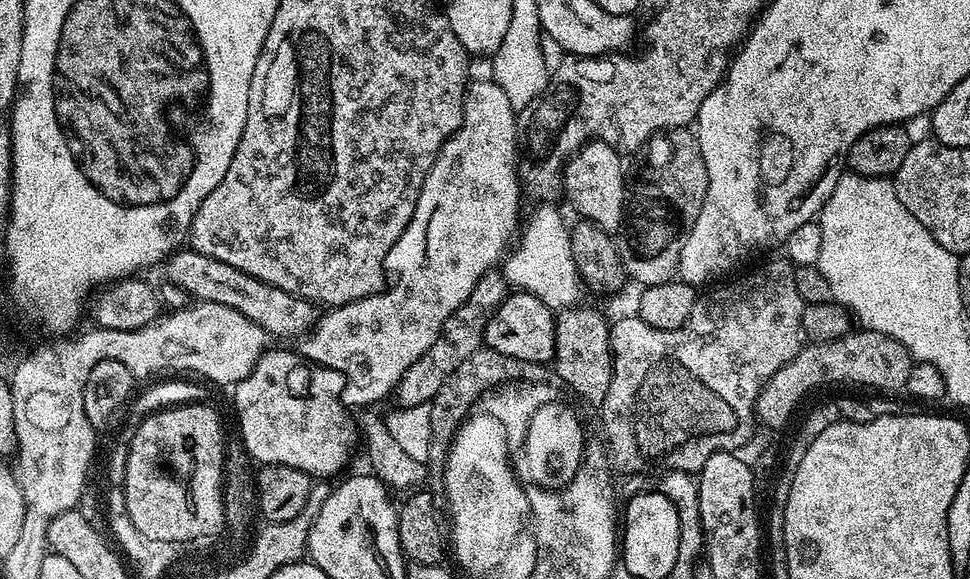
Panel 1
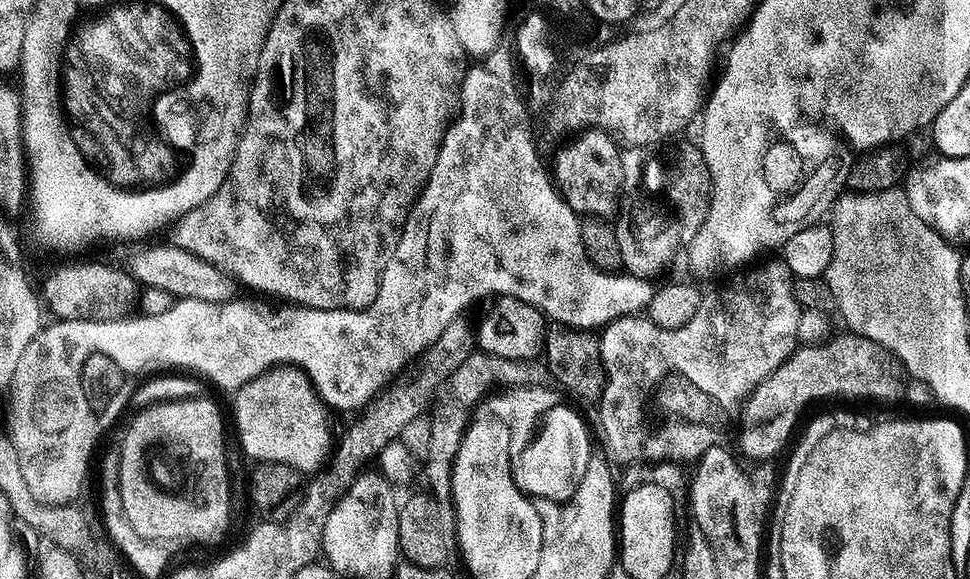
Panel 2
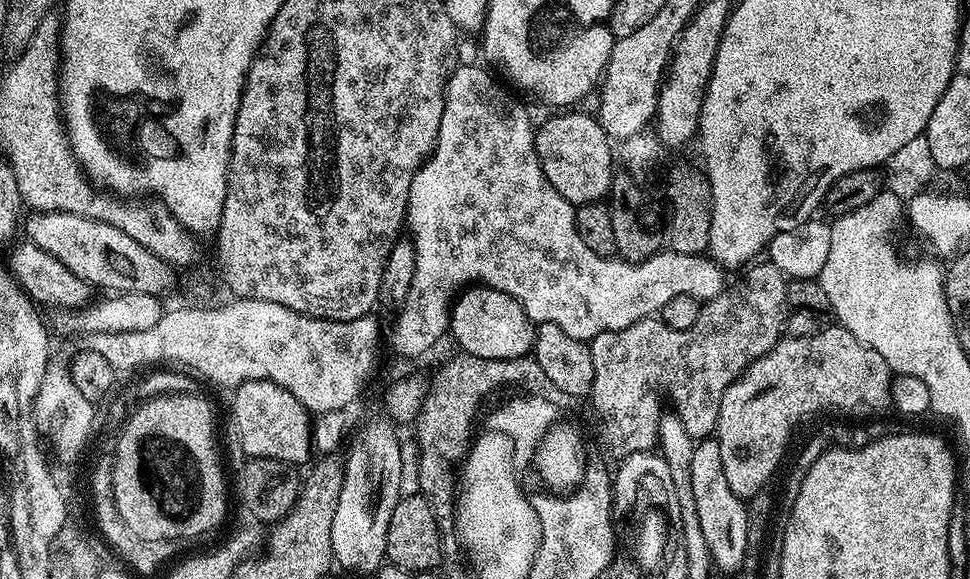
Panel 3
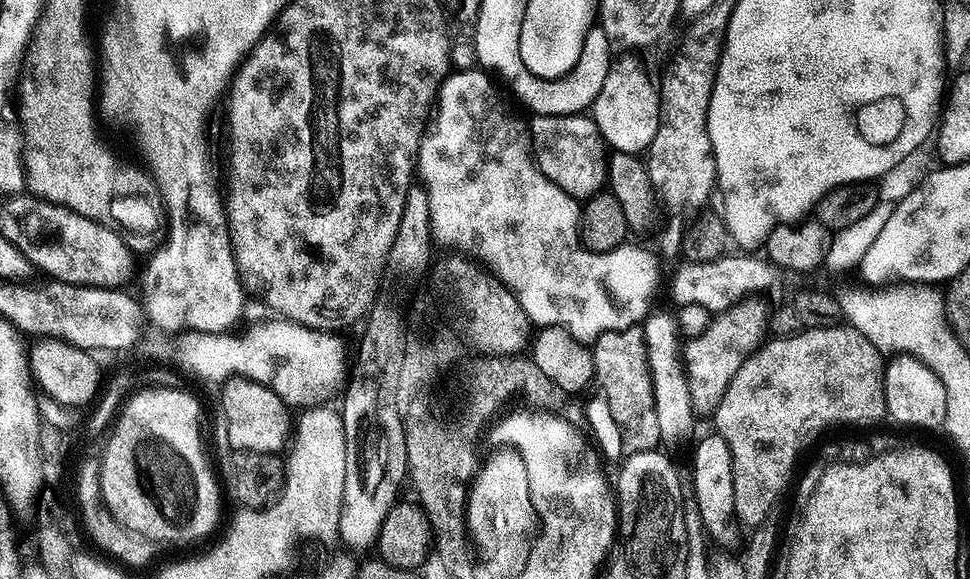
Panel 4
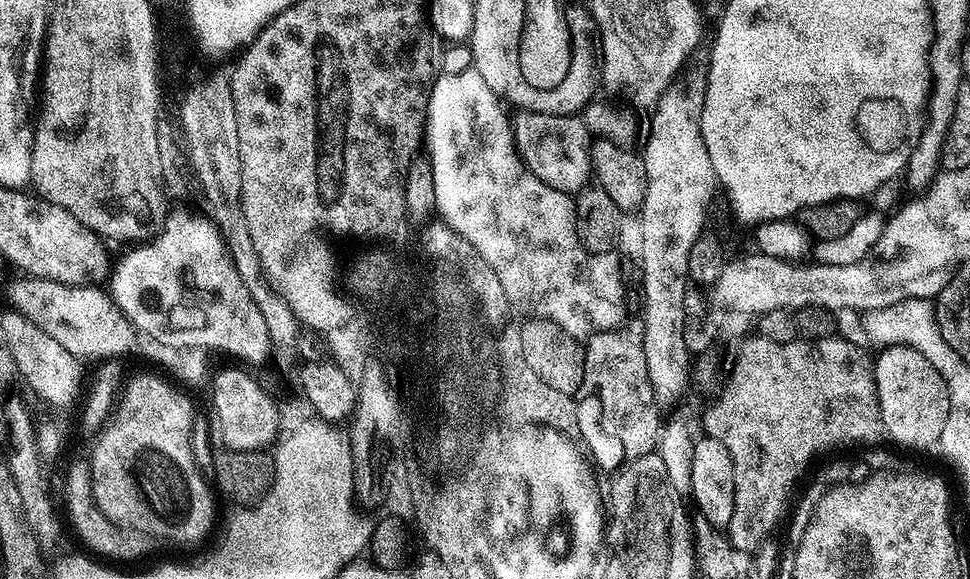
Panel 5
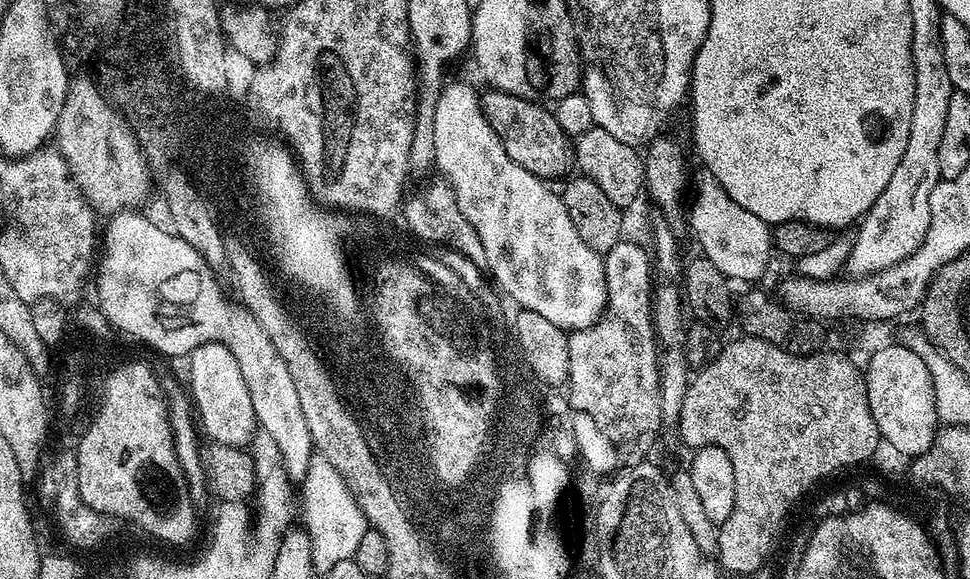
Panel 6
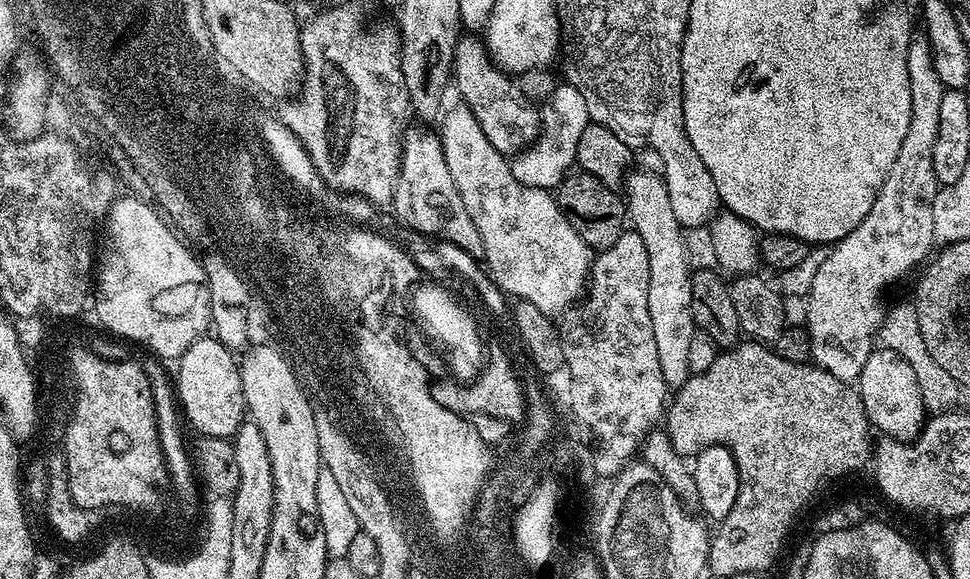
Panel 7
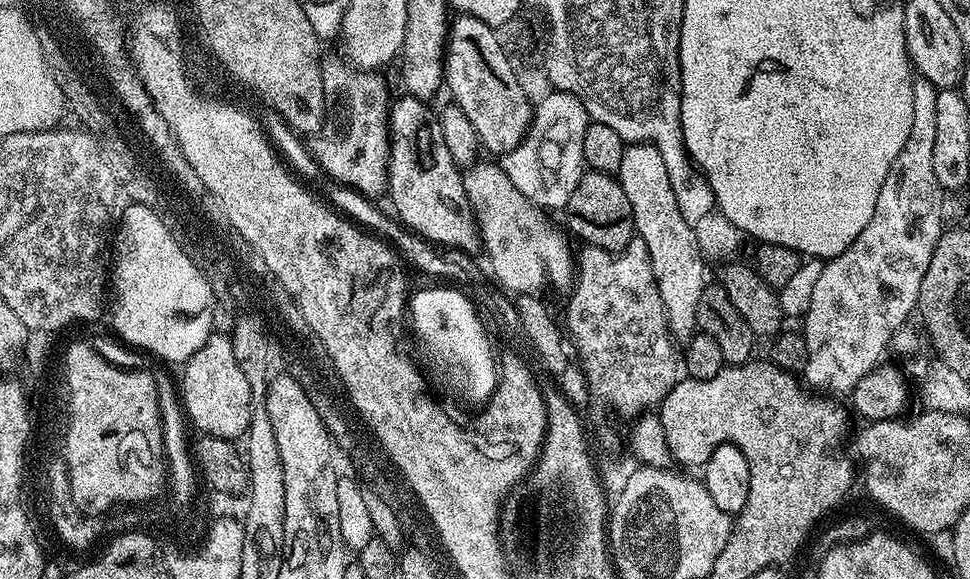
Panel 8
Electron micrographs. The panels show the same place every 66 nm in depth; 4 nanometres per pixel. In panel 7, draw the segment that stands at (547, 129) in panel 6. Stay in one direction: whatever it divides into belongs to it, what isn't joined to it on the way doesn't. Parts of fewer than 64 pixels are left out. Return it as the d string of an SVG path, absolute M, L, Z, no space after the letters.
M476 34L461 35L456 46L454 61L454 88L460 91L463 107L474 113L482 126L482 134L490 138L490 146L509 158L524 152L536 143L541 134L542 116L518 85L512 84L513 77L497 67L485 41Z

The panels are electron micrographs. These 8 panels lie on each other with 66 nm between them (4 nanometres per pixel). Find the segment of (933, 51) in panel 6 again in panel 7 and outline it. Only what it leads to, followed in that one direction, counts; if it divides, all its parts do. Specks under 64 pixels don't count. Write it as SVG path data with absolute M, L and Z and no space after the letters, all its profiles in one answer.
M913 35L906 68L910 74L910 130L906 130L906 138L902 138L902 150L898 150L898 158L894 158L894 166L890 166L874 206L870 206L870 214L866 214L863 222L825 255L822 266L818 266L810 278L806 327L812 343L812 360L839 380L849 382L859 381L862 368L874 351L878 333L885 322L884 288L898 283L912 271L915 273L933 255L932 244L937 243L932 209L938 191L934 178L934 138L938 138L938 114L946 89L942 78L938 78L938 70L934 68L932 43L927 35Z

